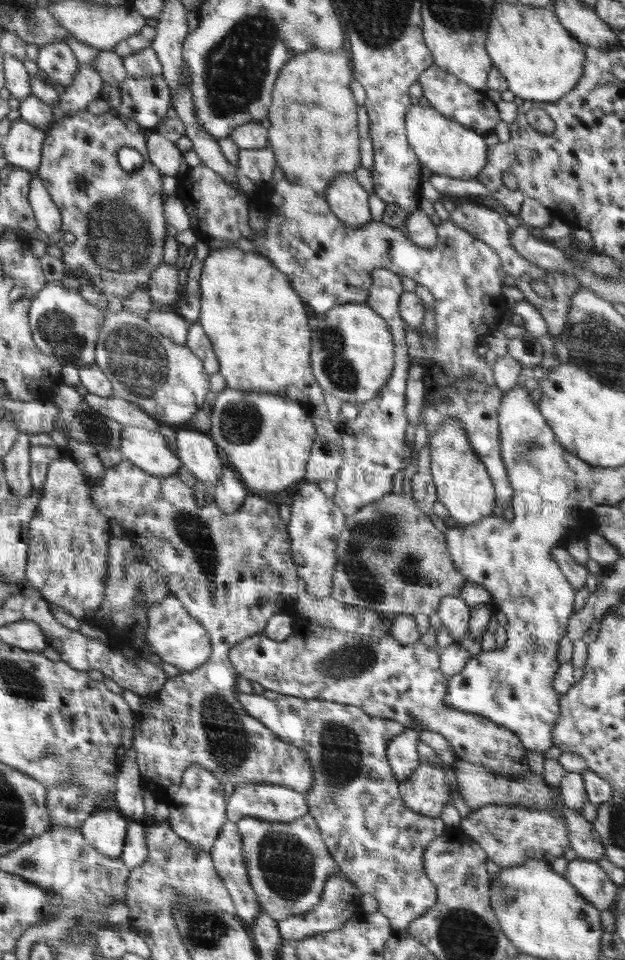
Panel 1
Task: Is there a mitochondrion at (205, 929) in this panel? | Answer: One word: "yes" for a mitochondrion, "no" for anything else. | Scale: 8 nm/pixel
yes

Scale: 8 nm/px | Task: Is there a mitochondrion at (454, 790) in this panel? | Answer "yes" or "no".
no

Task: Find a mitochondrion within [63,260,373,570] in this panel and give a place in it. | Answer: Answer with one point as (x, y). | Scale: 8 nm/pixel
(136, 357)

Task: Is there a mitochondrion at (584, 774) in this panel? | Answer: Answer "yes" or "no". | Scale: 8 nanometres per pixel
no

